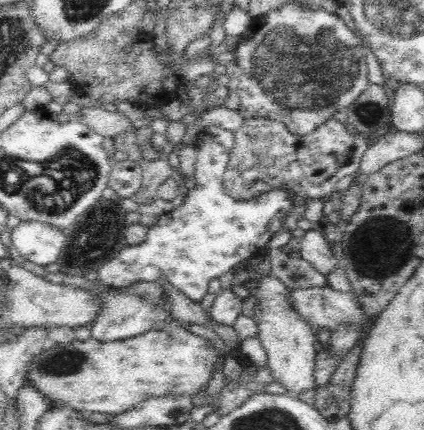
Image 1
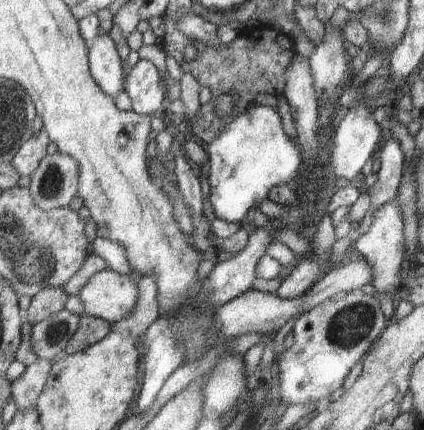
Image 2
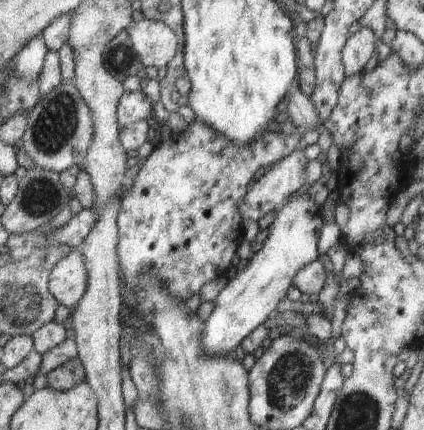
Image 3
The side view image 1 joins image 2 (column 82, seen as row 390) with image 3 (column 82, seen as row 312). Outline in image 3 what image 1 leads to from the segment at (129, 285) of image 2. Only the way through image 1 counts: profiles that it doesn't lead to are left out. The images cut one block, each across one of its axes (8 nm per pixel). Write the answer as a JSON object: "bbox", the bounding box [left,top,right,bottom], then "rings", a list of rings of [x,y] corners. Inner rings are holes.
{"bbox":[48,250,88,312],"rings":[[[72,250],[50,272],[48,290],[58,304],[64,304],[70,312],[74,312],[86,292],[88,277],[84,257]]]}

